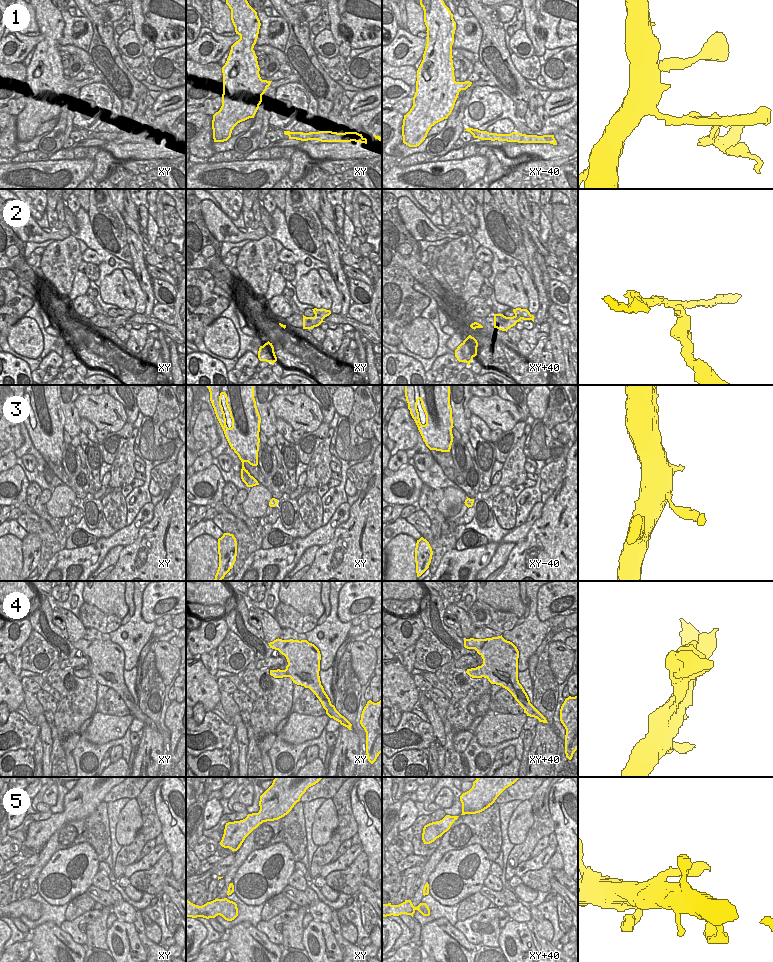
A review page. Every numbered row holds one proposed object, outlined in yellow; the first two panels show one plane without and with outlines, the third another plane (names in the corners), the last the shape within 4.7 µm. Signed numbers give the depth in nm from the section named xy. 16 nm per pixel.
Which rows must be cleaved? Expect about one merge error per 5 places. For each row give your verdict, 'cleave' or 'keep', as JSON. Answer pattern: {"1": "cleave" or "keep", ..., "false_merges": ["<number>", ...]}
{"1": "cleave", "2": "cleave", "3": "keep", "4": "keep", "5": "keep", "false_merges": ["1", "2"]}

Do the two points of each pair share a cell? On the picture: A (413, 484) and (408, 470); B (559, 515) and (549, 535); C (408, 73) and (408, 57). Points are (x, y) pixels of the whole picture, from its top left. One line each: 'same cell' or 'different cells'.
A: same cell
B: same cell
C: different cells

